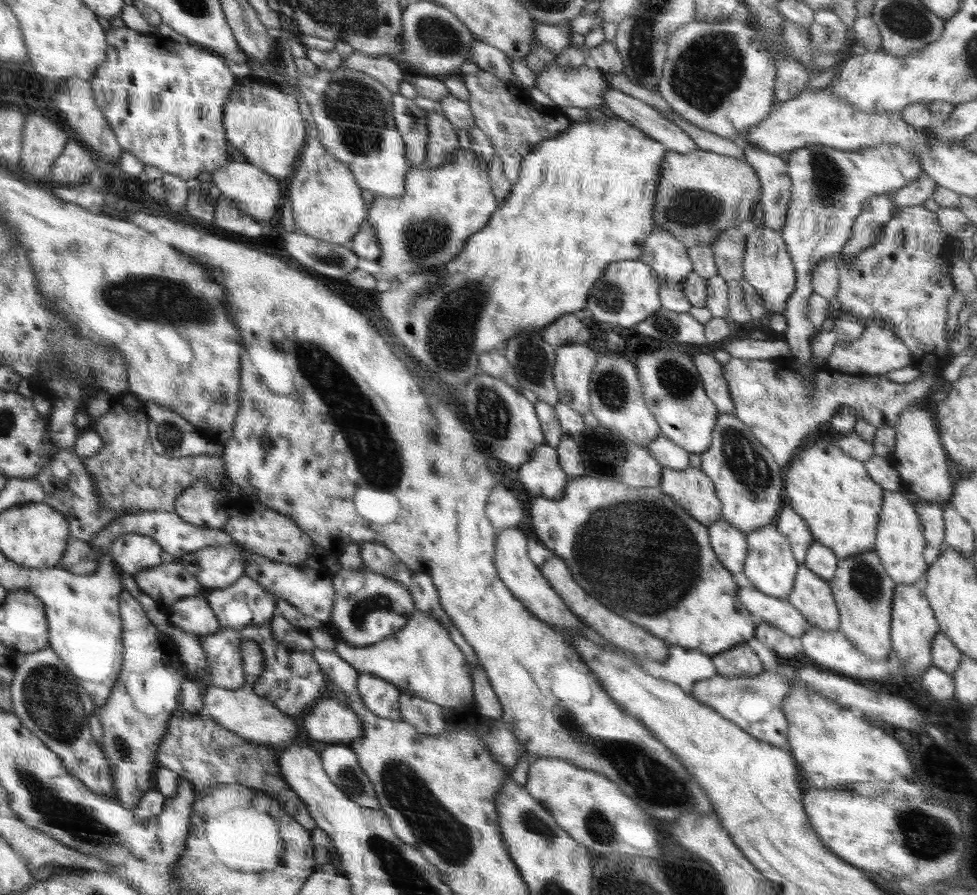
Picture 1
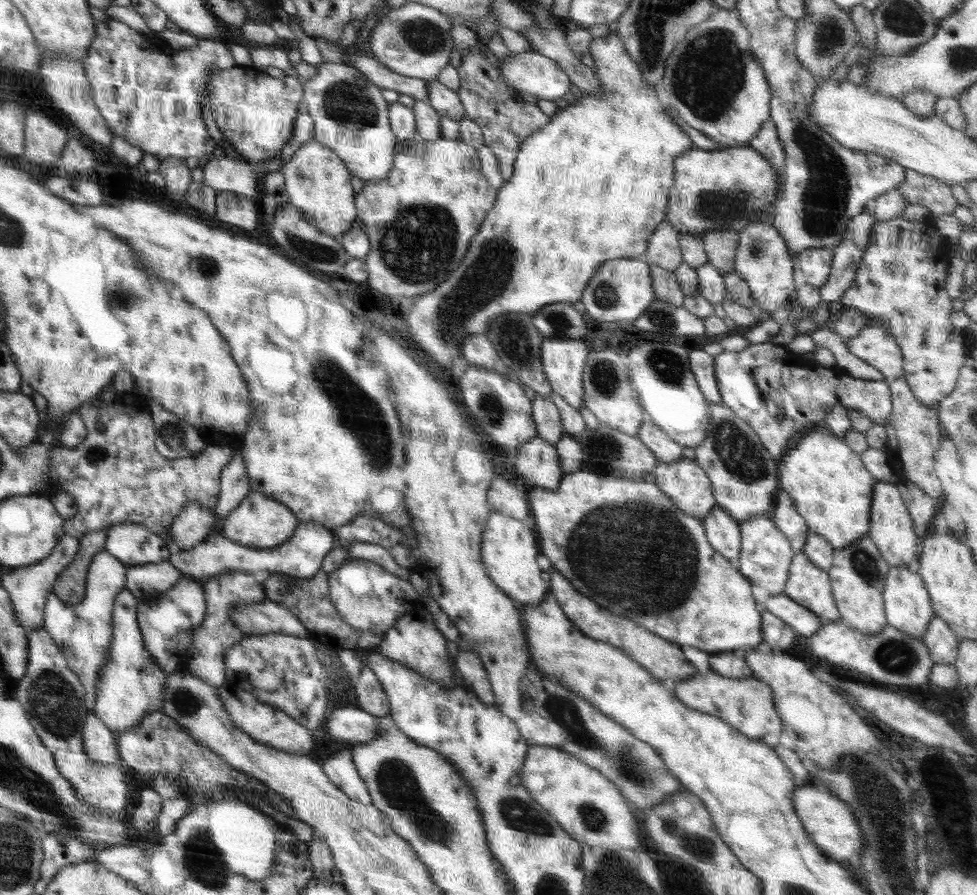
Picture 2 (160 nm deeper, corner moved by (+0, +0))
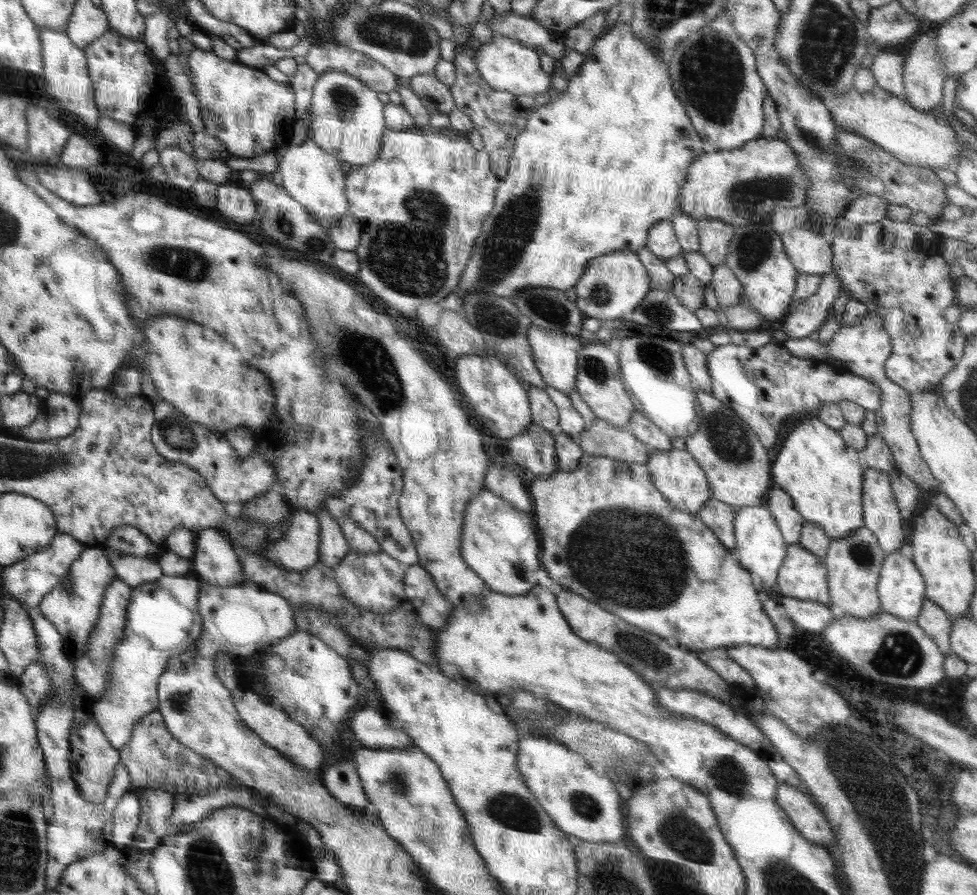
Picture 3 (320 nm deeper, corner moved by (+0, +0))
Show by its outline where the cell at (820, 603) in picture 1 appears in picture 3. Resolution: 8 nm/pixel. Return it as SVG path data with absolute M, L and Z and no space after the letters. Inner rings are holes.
M799 544L788 545L788 554L778 571L780 595L831 605L827 578L822 558Z

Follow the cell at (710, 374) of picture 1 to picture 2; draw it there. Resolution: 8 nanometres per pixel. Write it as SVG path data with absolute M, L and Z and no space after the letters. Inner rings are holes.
M702 349L689 352L690 370L702 394L715 403L722 403L717 380L715 379L714 356Z

